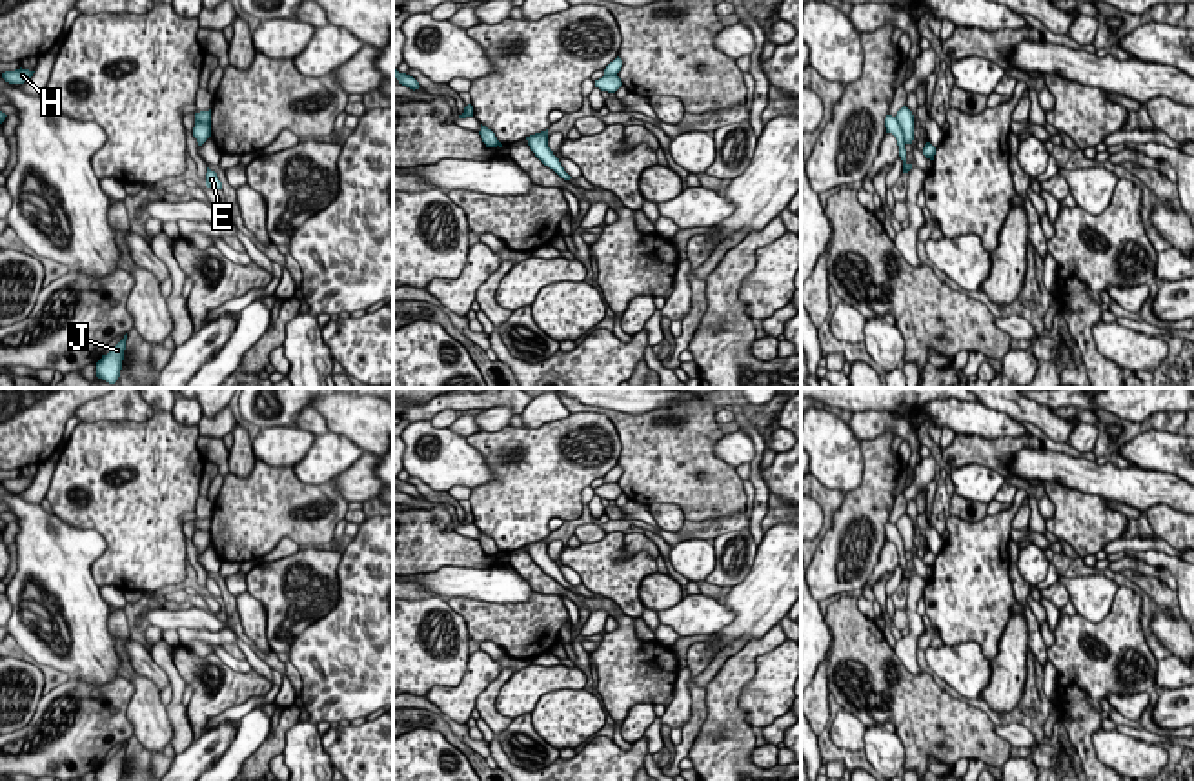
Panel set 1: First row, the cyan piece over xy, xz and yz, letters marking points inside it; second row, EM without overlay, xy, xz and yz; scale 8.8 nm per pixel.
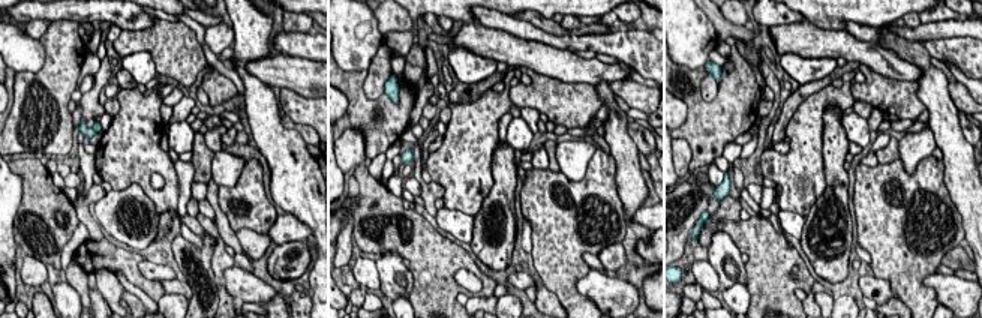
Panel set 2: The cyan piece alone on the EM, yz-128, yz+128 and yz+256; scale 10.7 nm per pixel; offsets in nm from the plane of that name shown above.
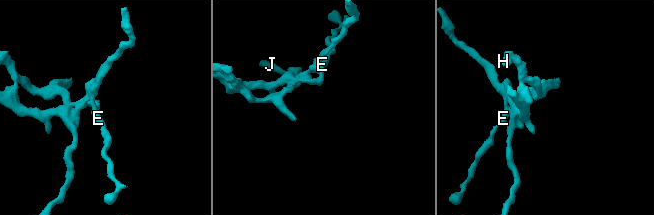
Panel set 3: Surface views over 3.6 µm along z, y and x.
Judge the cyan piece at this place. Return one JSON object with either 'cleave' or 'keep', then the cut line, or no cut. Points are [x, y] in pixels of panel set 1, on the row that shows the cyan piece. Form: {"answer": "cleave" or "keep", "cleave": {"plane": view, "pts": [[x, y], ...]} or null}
{"answer": "cleave", "cleave": {"plane": "yz", "pts": [[894, 117], [905, 142]]}}

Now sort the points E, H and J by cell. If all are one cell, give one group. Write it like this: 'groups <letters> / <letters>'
groups E J / H

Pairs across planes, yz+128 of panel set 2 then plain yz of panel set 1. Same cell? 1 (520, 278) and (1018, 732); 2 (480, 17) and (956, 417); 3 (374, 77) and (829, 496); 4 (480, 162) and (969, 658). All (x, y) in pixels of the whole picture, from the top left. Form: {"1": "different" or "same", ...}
{"1": "same", "2": "same", "3": "different", "4": "different"}

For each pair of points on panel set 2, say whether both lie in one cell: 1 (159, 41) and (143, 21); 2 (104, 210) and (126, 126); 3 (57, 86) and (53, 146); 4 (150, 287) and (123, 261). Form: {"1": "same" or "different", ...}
{"1": "different", "2": "different", "3": "same", "4": "same"}

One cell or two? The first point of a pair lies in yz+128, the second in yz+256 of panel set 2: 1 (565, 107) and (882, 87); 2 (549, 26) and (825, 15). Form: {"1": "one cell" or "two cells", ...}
{"1": "one cell", "2": "two cells"}

